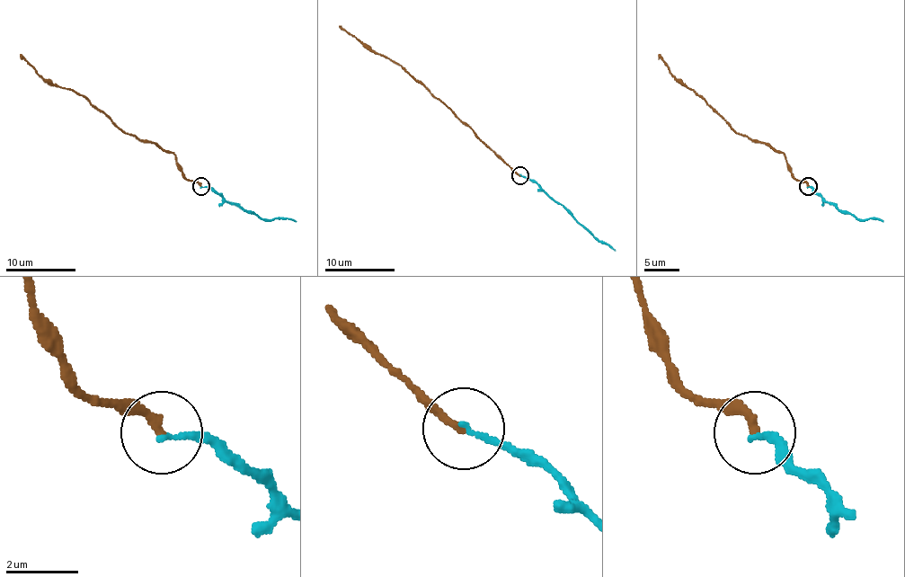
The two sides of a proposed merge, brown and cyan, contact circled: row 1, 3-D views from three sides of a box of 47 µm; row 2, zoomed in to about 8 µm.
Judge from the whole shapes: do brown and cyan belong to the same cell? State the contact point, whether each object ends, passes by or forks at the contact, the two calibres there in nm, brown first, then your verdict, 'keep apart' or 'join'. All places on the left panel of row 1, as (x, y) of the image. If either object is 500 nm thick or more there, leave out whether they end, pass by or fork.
place (201, 186); brown ends; cyan ends; calibres 240 and 140 nm; keep apart

